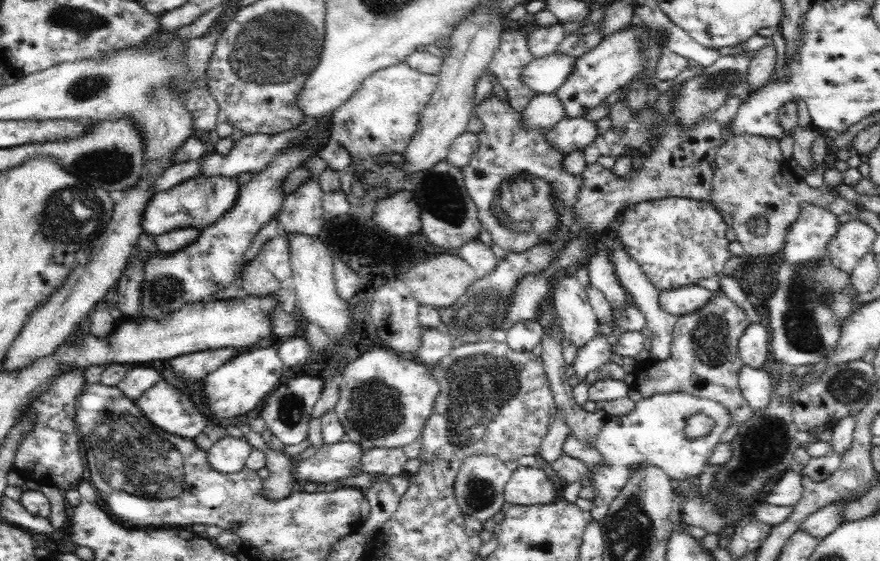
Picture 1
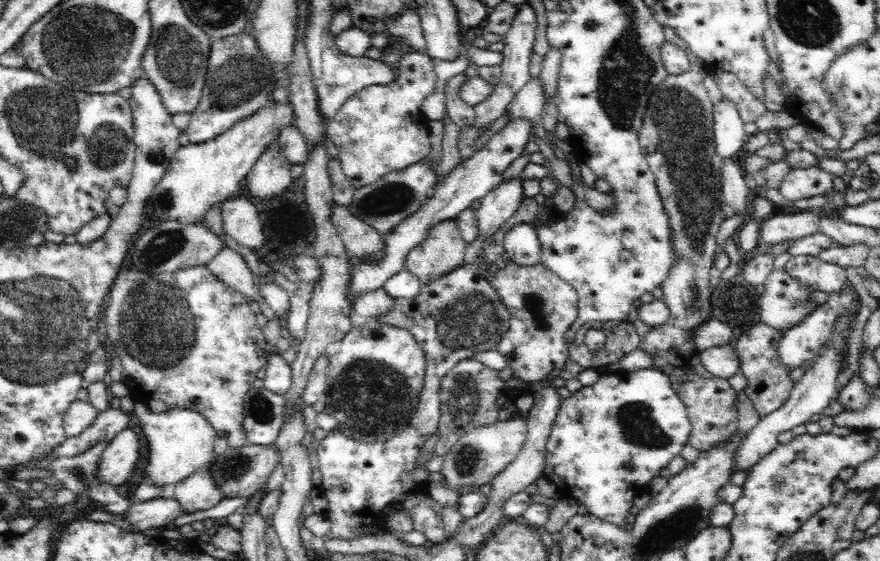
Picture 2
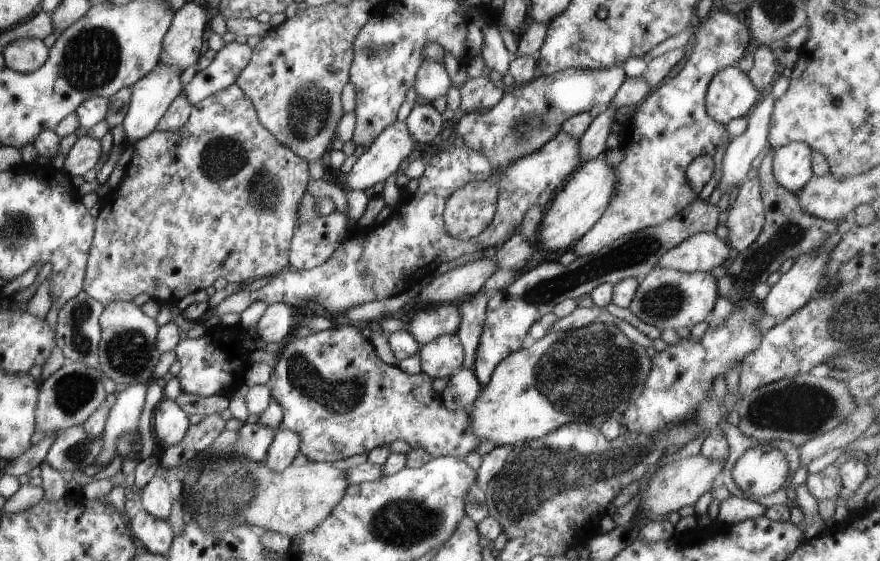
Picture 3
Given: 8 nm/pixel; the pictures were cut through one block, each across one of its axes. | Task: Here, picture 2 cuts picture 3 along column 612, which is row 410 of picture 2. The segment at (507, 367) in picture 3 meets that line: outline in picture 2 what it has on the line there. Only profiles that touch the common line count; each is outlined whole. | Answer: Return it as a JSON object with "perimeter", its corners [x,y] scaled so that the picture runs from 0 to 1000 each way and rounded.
{"perimeter":[[[423,569],[400,585],[388,606],[384,631],[375,635],[372,725],[368,736],[380,740],[386,754],[384,765],[410,791],[443,784],[464,759],[473,738],[484,656],[484,636],[470,599],[459,585],[445,583]]]}

